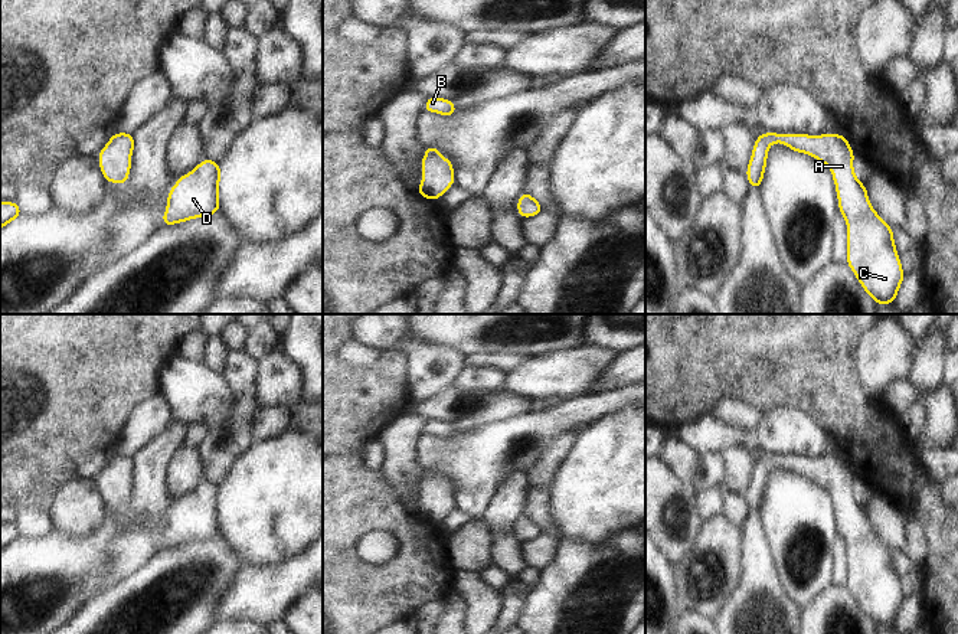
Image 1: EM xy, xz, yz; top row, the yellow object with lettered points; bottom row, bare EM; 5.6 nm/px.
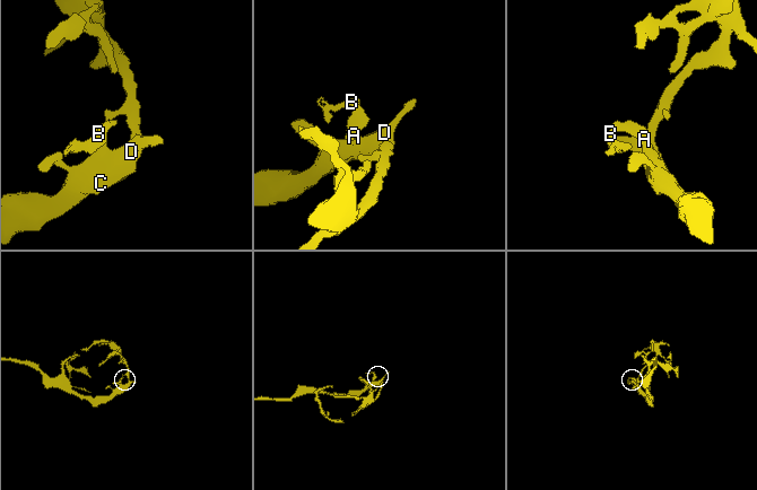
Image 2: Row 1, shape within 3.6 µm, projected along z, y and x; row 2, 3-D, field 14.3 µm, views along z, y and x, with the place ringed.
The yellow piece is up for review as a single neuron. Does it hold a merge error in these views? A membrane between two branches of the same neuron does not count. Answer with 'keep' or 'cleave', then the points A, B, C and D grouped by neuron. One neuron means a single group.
keep; groups A B C D

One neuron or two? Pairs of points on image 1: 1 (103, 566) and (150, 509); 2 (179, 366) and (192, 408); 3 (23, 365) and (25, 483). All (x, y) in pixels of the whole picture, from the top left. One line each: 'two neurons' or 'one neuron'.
1: one neuron
2: one neuron
3: one neuron

